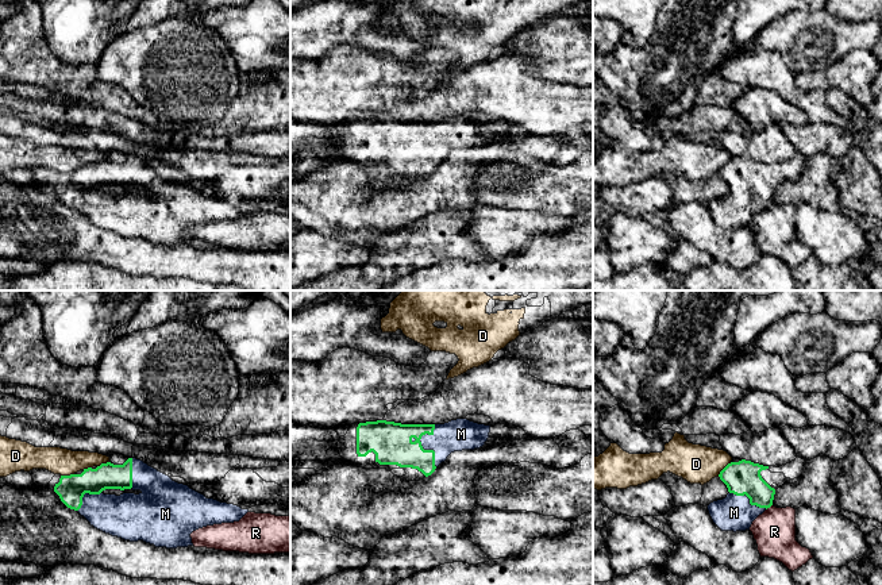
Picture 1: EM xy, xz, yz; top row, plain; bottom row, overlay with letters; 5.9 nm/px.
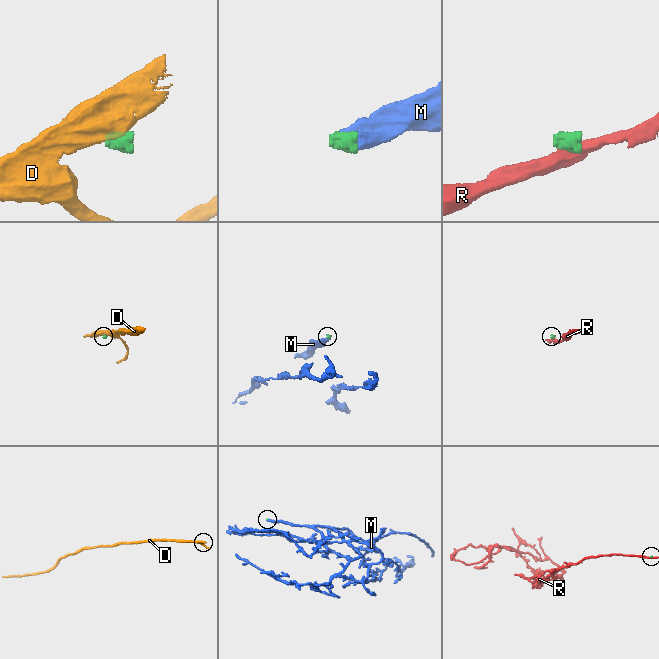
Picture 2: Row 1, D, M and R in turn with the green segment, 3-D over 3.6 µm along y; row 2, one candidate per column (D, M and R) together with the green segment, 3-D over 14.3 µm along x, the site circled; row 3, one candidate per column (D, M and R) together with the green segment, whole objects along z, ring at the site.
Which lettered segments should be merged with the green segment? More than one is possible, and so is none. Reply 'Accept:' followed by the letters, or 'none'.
Accept: M

